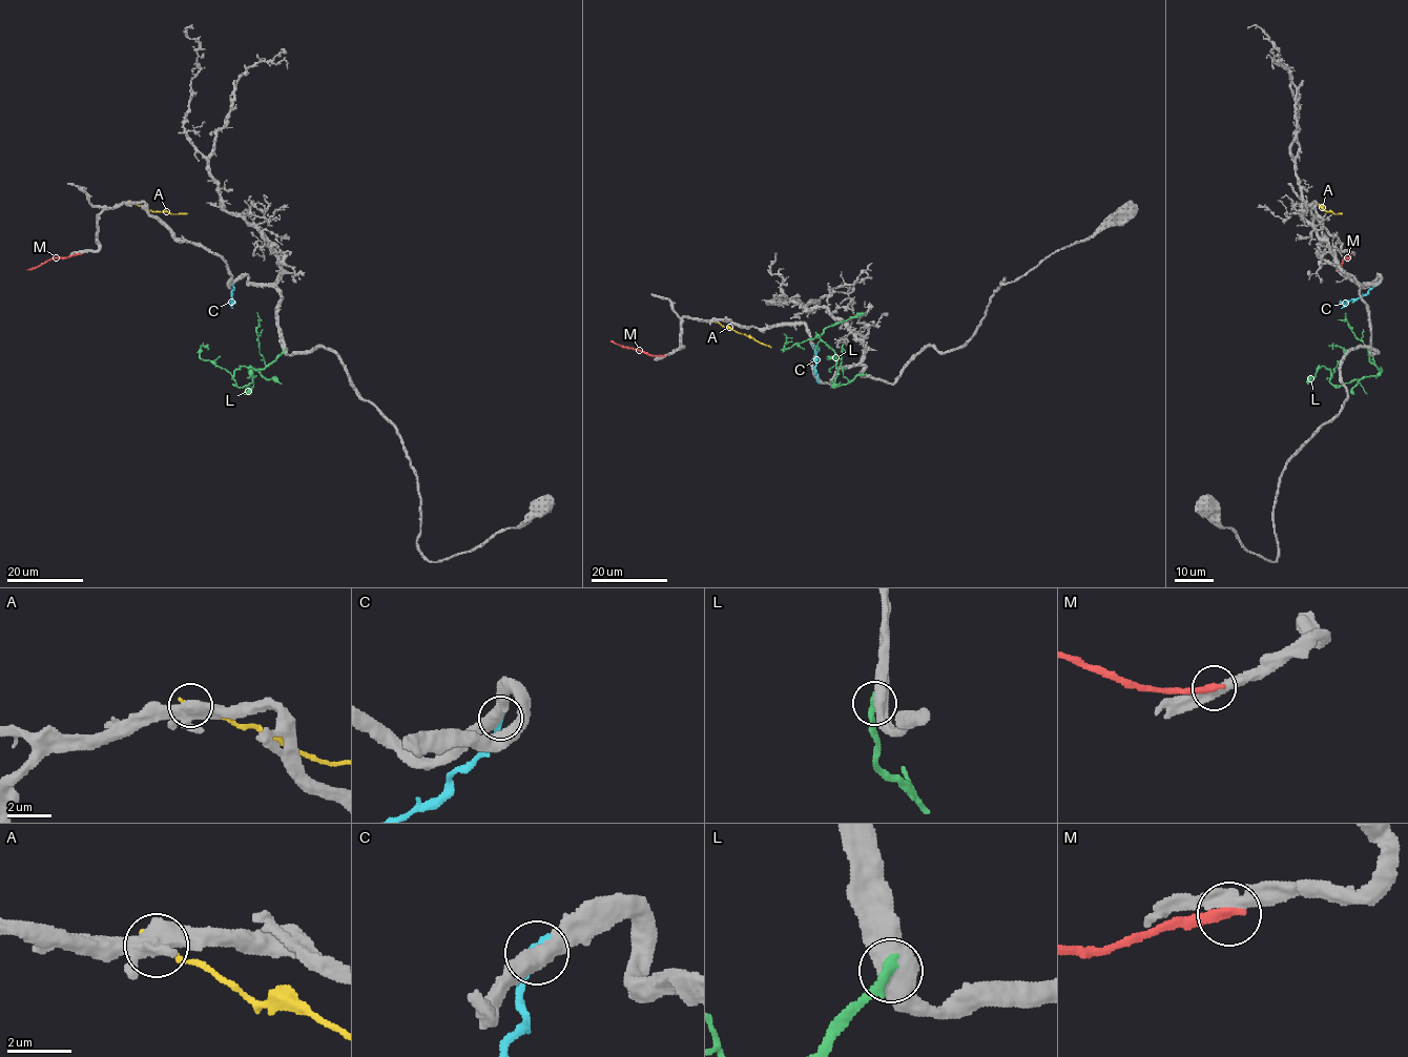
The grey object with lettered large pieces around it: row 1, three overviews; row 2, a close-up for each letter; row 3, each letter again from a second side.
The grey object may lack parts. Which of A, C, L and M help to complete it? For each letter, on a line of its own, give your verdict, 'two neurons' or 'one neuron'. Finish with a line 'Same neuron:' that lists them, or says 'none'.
A: two neurons
C: two neurons
L: two neurons
M: two neurons
Same neuron: none

